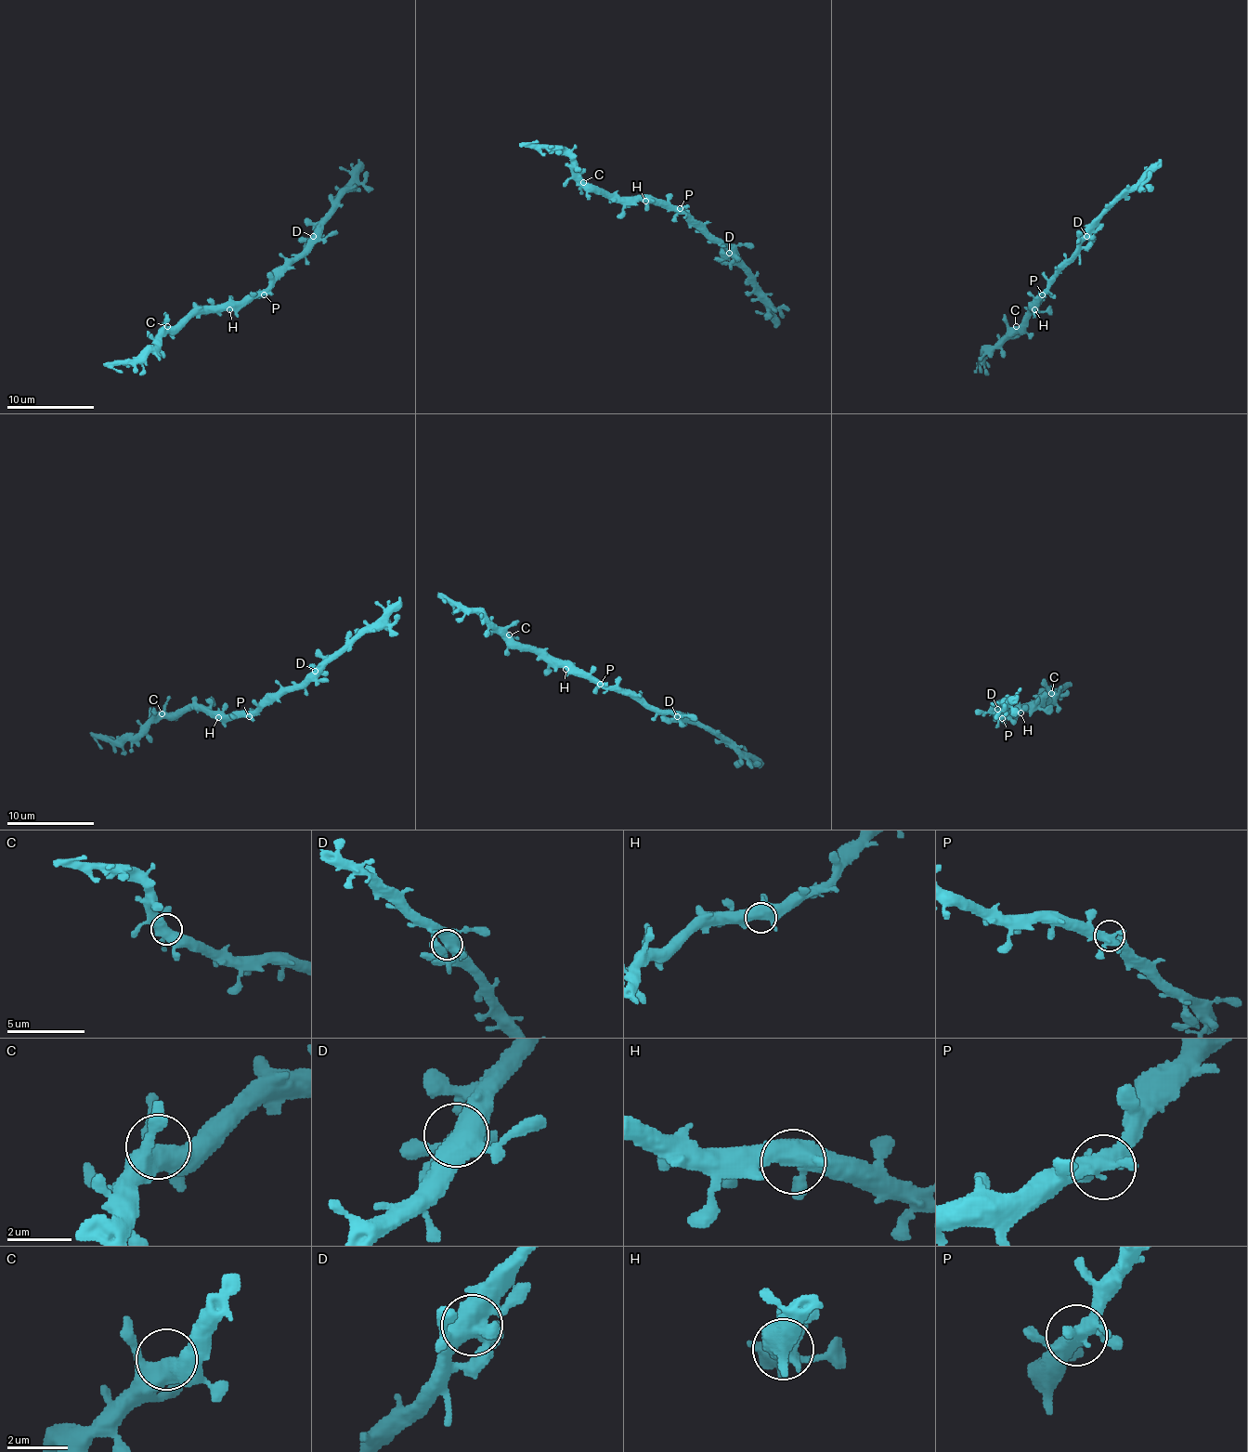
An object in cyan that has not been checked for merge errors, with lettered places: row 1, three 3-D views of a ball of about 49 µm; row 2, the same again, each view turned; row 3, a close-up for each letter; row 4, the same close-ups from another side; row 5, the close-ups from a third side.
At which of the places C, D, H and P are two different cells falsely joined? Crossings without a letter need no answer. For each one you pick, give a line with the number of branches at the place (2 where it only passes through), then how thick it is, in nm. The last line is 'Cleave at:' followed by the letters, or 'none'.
Cleave at: none

